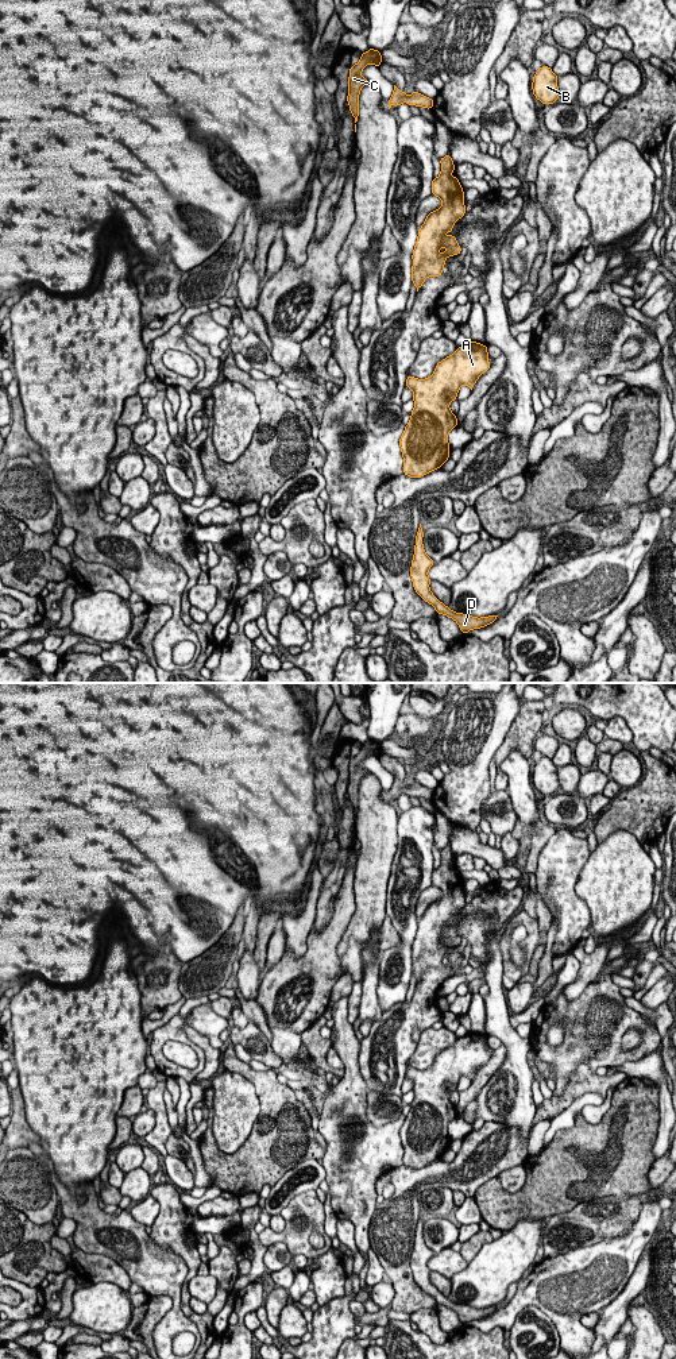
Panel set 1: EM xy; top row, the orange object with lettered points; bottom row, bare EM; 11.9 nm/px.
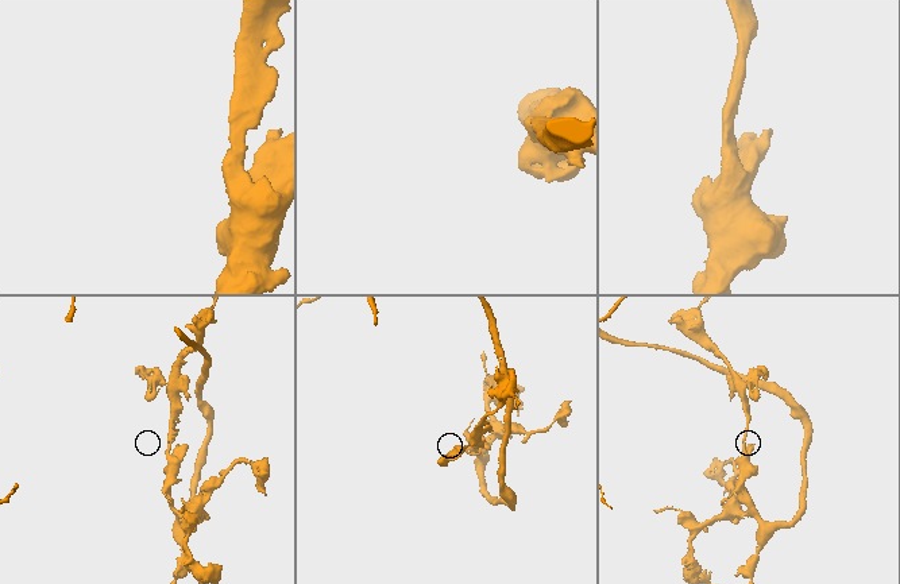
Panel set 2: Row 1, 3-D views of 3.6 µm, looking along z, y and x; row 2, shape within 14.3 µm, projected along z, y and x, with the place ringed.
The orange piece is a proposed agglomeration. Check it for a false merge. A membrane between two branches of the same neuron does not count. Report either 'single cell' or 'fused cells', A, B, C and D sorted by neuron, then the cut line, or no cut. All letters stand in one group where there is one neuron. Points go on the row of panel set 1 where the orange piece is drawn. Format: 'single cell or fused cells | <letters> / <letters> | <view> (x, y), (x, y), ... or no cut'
single cell | A B C D | no cut

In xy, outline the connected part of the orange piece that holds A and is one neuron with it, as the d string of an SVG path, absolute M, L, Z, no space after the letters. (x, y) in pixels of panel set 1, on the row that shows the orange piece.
M468 340L464 345L437 363L434 372L426 379L417 379L407 375L405 386L414 391L414 409L399 439L399 447L403 456L403 474L410 478L422 478L424 475L441 468L449 459L448 433L457 426L456 414L449 409L449 404L457 398L461 385L471 390L478 378L488 371L487 345Z

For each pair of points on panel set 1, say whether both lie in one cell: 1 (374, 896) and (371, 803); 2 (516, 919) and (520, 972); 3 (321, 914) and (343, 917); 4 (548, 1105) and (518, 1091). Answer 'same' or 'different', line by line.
1: same
2: same
3: different
4: different

